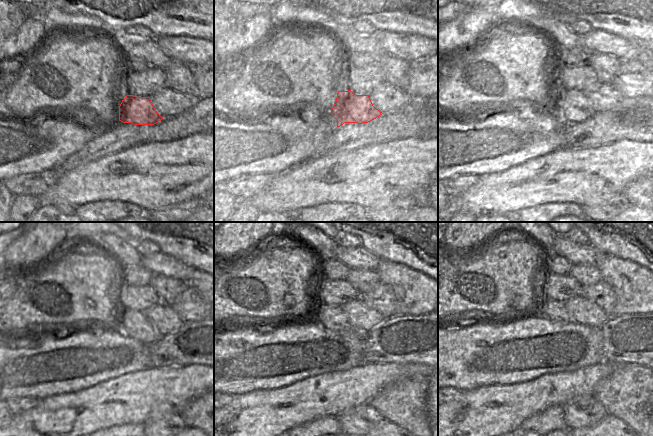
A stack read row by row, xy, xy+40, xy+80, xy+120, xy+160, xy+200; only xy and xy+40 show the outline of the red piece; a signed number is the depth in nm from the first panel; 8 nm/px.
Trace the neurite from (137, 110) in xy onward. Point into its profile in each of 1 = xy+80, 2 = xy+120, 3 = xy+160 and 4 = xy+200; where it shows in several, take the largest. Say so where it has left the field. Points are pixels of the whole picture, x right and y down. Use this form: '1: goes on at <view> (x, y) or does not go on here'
1: goes on at xy+80 (572, 106)
2: goes on at xy+120 (120, 326)
3: goes on at xy+160 (336, 318)
4: goes on at xy+200 (555, 311)

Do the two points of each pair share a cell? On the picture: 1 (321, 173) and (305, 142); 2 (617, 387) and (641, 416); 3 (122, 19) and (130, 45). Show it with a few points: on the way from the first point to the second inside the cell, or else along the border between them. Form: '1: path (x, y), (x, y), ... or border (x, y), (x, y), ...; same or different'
1: border (315, 157), (308, 158), (292, 167); different
2: path (624, 394), (632, 402), (635, 409); same
3: border (124, 28), (112, 28), (108, 33); different

